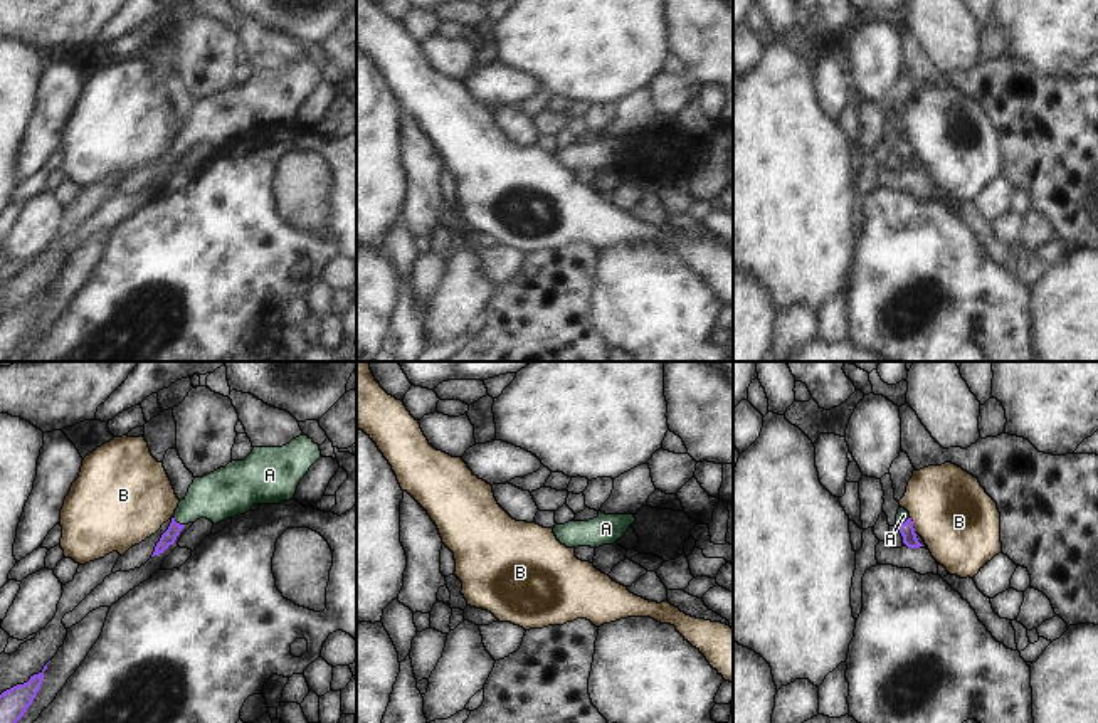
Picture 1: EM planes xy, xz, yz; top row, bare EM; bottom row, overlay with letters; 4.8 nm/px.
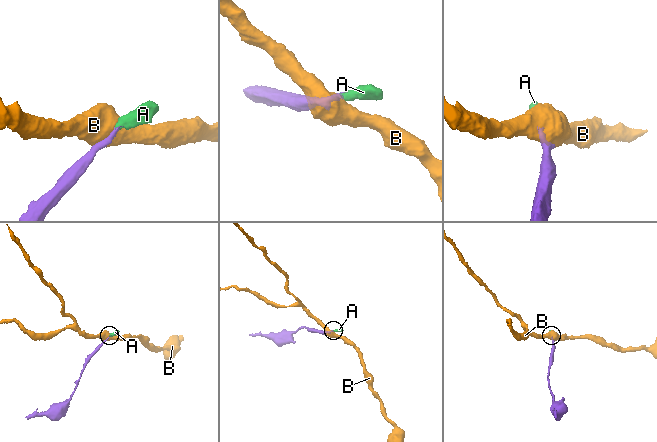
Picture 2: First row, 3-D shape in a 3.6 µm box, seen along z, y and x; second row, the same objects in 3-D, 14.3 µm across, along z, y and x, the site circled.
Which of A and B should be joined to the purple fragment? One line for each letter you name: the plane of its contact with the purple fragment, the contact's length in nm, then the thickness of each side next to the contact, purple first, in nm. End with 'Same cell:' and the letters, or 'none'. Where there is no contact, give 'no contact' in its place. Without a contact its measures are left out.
A: meets purple in xy; contact 70 nm long; 70 nm thick on the purple side, 240 nm on the other
Same cell: A

